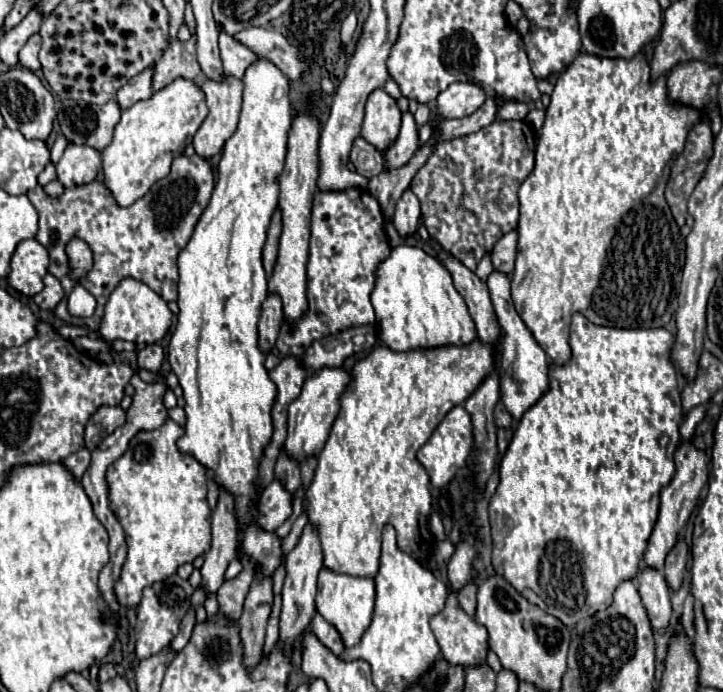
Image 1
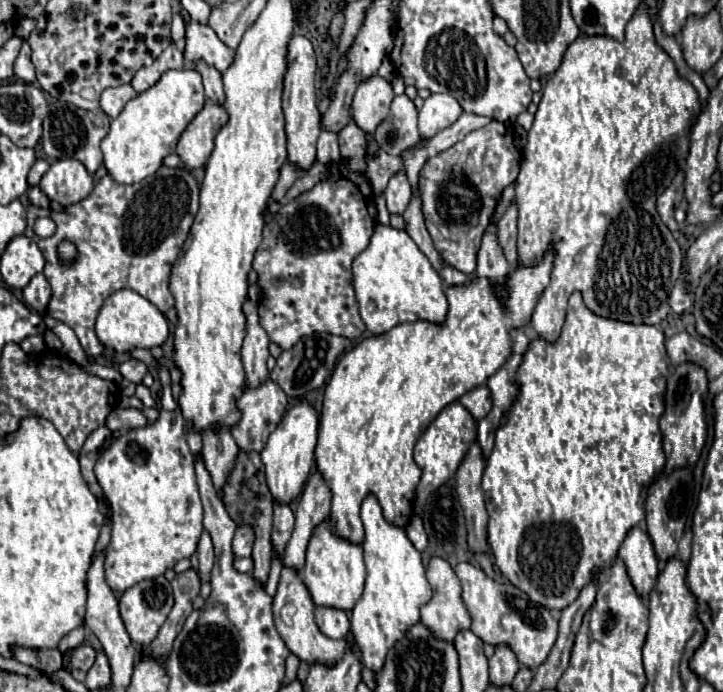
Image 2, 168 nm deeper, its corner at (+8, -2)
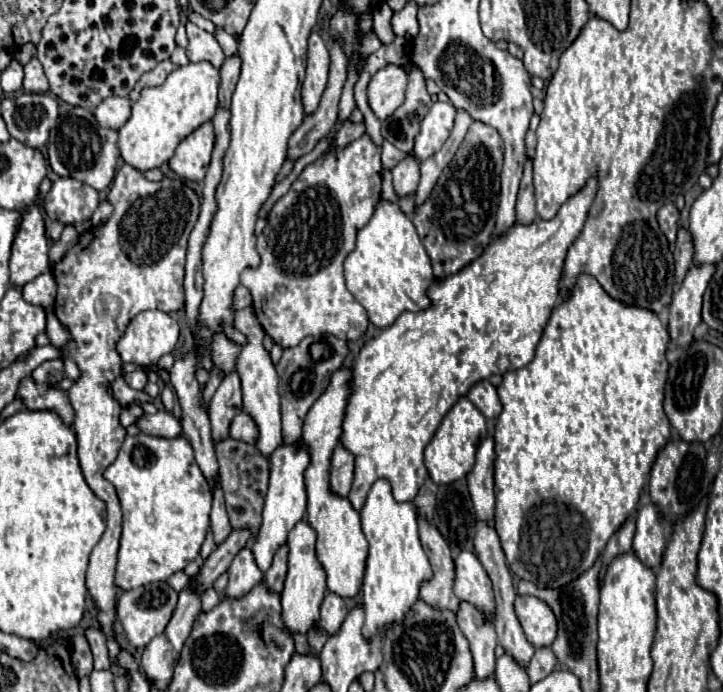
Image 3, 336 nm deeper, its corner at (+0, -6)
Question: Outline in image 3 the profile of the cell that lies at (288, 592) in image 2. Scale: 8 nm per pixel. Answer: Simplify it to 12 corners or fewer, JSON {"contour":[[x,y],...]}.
{"contour":[[307,522],[289,532],[283,624],[307,632],[319,622],[325,570]]}

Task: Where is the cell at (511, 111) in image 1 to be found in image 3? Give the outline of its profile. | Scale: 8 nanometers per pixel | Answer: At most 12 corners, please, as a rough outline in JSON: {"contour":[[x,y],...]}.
{"contour":[[383,142],[381,164],[385,170],[395,164],[405,154],[391,142]]}

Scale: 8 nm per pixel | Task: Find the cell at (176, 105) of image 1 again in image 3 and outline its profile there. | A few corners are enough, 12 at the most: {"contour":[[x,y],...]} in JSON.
{"contour":[[175,68],[119,130],[139,172],[215,116],[219,68]]}

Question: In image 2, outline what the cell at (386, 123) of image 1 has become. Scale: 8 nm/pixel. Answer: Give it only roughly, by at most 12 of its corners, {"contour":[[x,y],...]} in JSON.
{"contour":[[379,76],[359,84],[355,124],[373,134],[387,118],[395,94]]}

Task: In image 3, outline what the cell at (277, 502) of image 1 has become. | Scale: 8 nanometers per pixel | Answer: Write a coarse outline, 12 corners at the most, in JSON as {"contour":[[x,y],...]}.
{"contour":[[243,548],[229,566],[223,596],[243,598],[261,580],[251,550]]}

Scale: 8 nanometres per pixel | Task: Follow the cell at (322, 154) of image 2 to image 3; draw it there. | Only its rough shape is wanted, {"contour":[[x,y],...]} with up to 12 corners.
{"contour":[[345,120],[333,146],[343,148],[365,134],[365,122]]}

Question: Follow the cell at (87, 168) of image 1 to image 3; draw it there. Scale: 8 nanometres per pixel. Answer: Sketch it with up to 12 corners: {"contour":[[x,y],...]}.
{"contour":[[59,178],[43,206],[51,220],[75,226],[91,218],[99,192]]}

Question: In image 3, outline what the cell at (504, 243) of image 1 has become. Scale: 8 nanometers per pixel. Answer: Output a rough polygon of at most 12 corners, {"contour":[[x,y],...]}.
{"contour":[[527,158],[519,196],[517,220],[537,218],[533,190],[533,160]]}

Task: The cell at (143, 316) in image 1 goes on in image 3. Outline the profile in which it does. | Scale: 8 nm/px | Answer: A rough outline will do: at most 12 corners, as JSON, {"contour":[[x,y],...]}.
{"contour":[[161,310],[131,320],[117,344],[125,364],[155,366],[179,324]]}

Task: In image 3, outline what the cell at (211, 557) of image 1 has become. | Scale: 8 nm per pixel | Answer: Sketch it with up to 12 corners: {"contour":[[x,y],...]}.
{"contour":[[229,372],[209,402],[211,432],[227,428],[241,410],[239,374]]}

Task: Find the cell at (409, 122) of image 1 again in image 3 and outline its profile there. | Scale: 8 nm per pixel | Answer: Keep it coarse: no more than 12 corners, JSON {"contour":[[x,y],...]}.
{"contour":[[411,66],[405,102],[381,122],[383,138],[411,152],[433,102]]}

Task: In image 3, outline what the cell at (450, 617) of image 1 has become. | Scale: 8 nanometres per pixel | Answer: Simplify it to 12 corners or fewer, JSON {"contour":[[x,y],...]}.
{"contour":[[417,516],[421,546],[433,576],[419,596],[437,608],[457,610],[449,544],[437,526]]}

